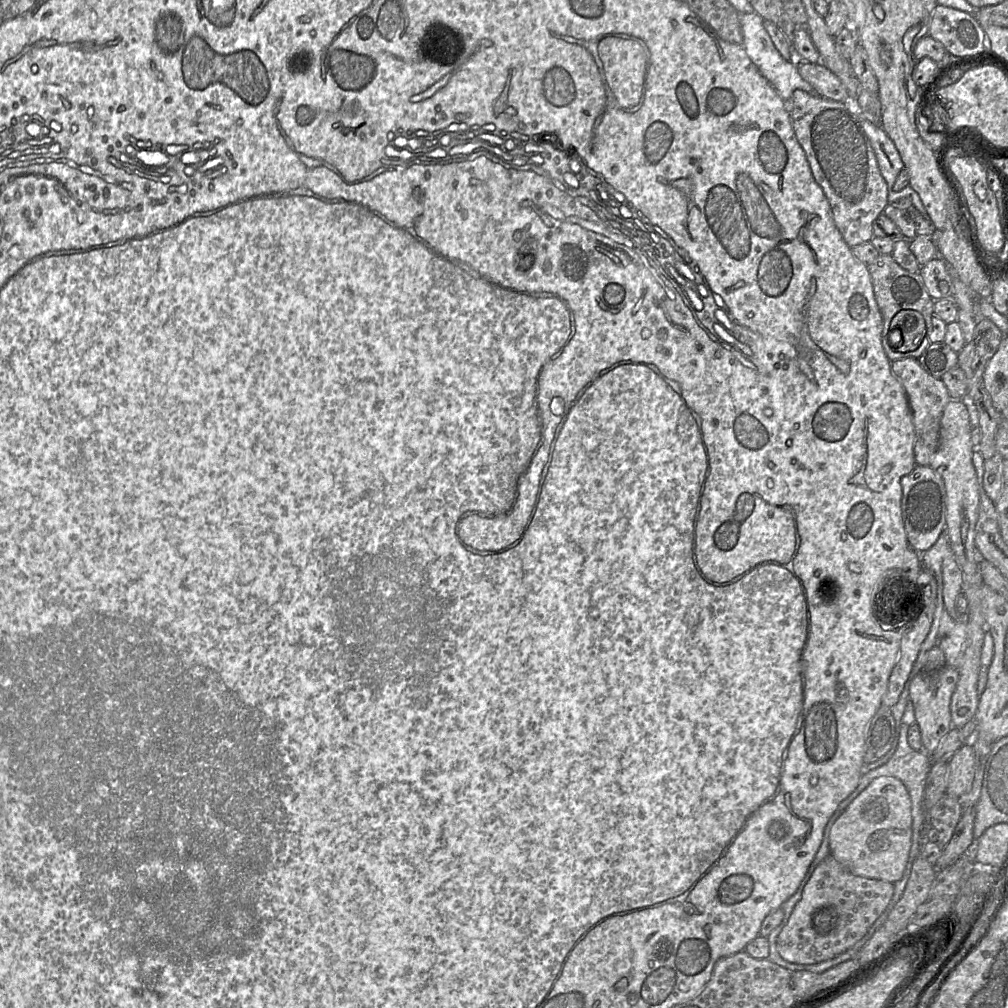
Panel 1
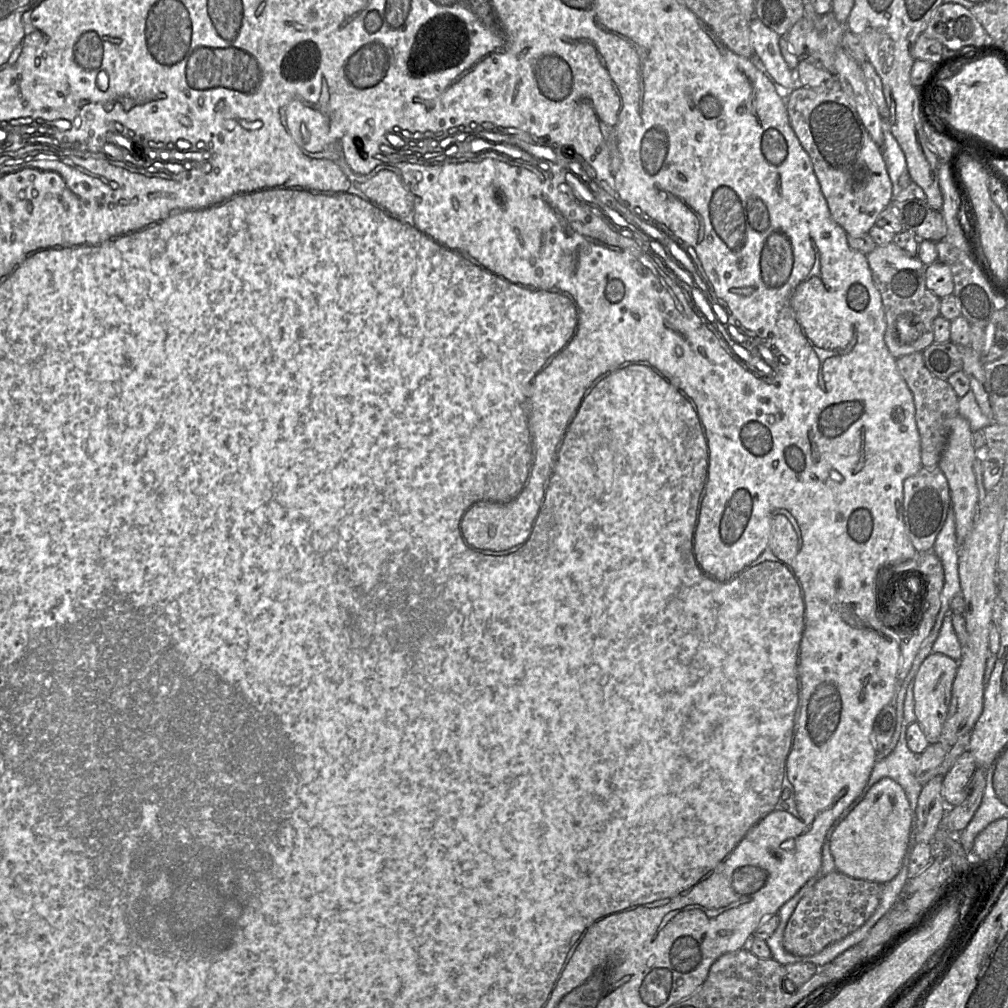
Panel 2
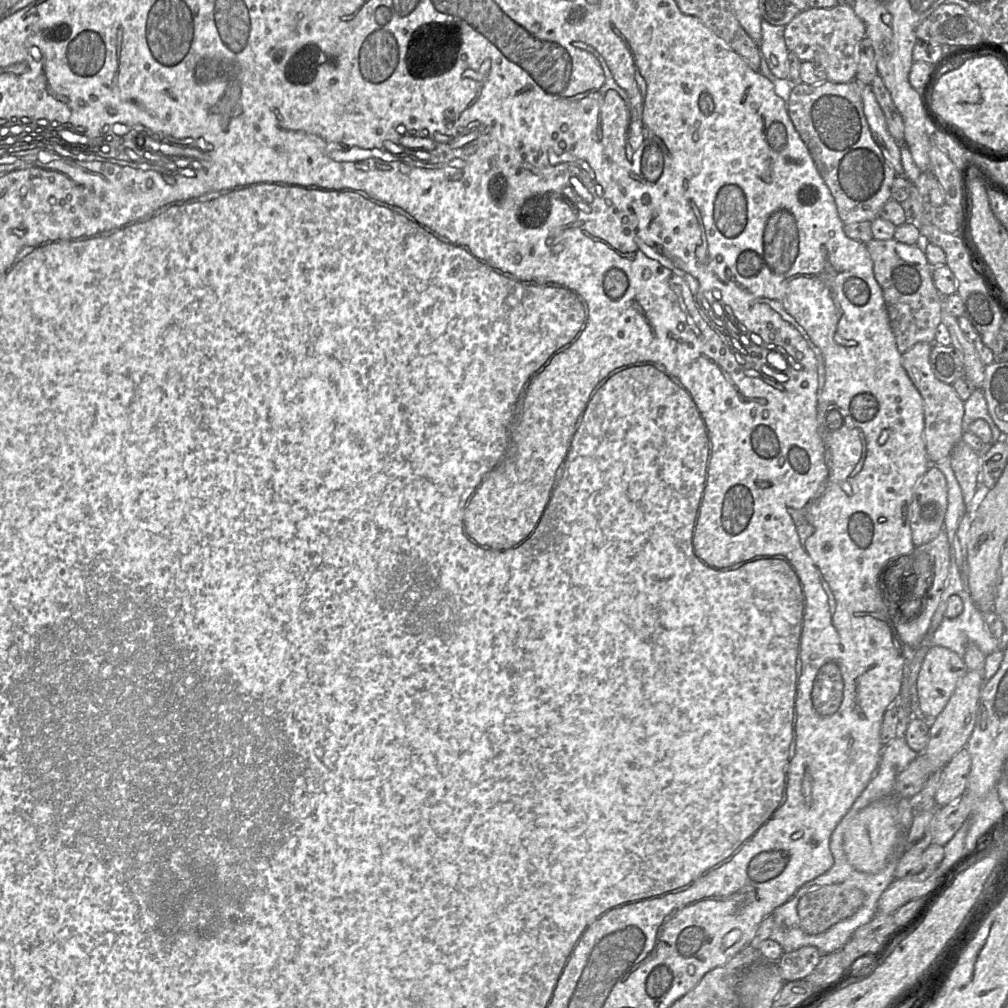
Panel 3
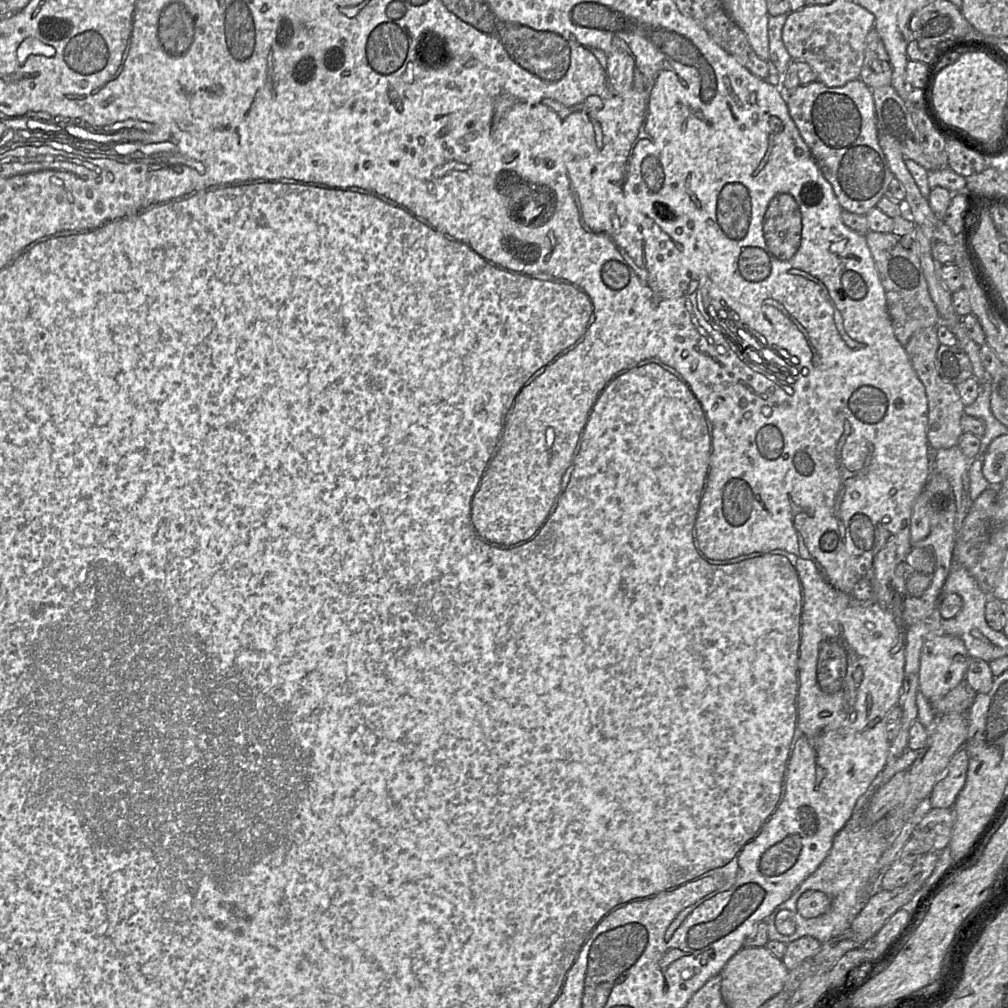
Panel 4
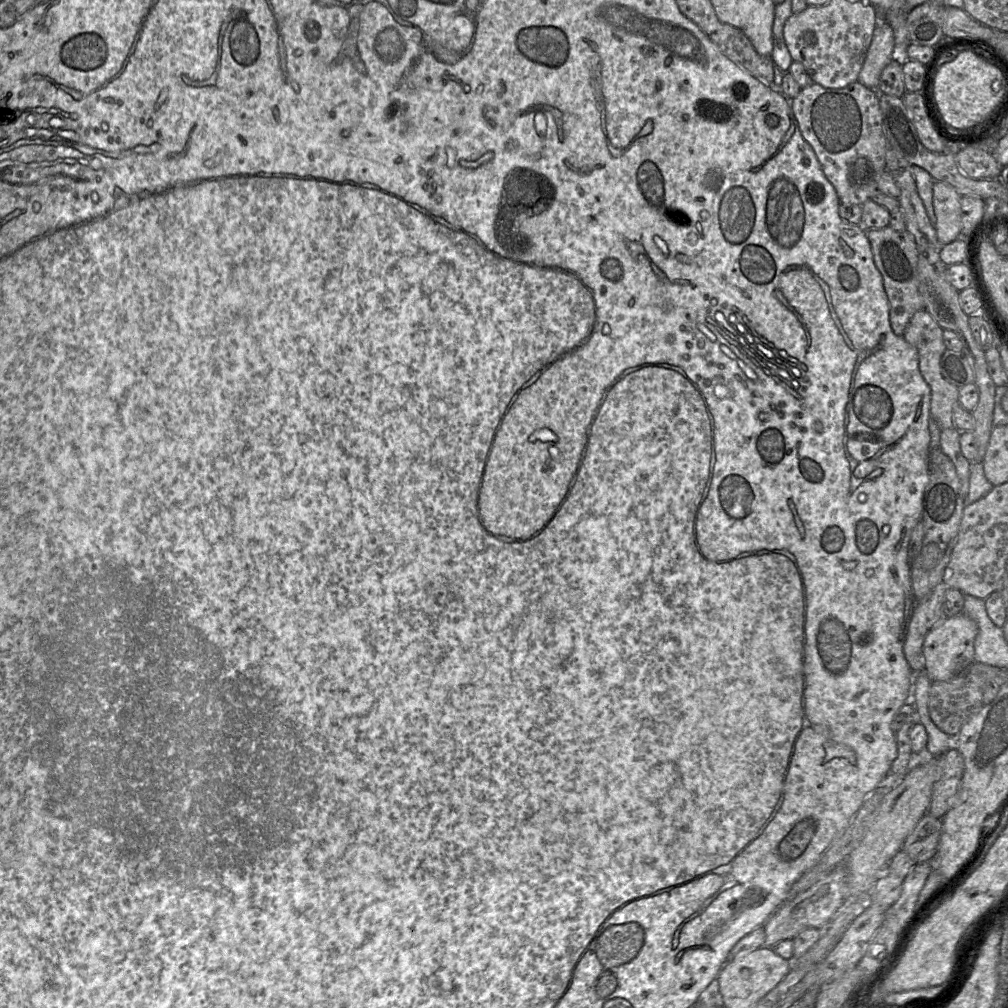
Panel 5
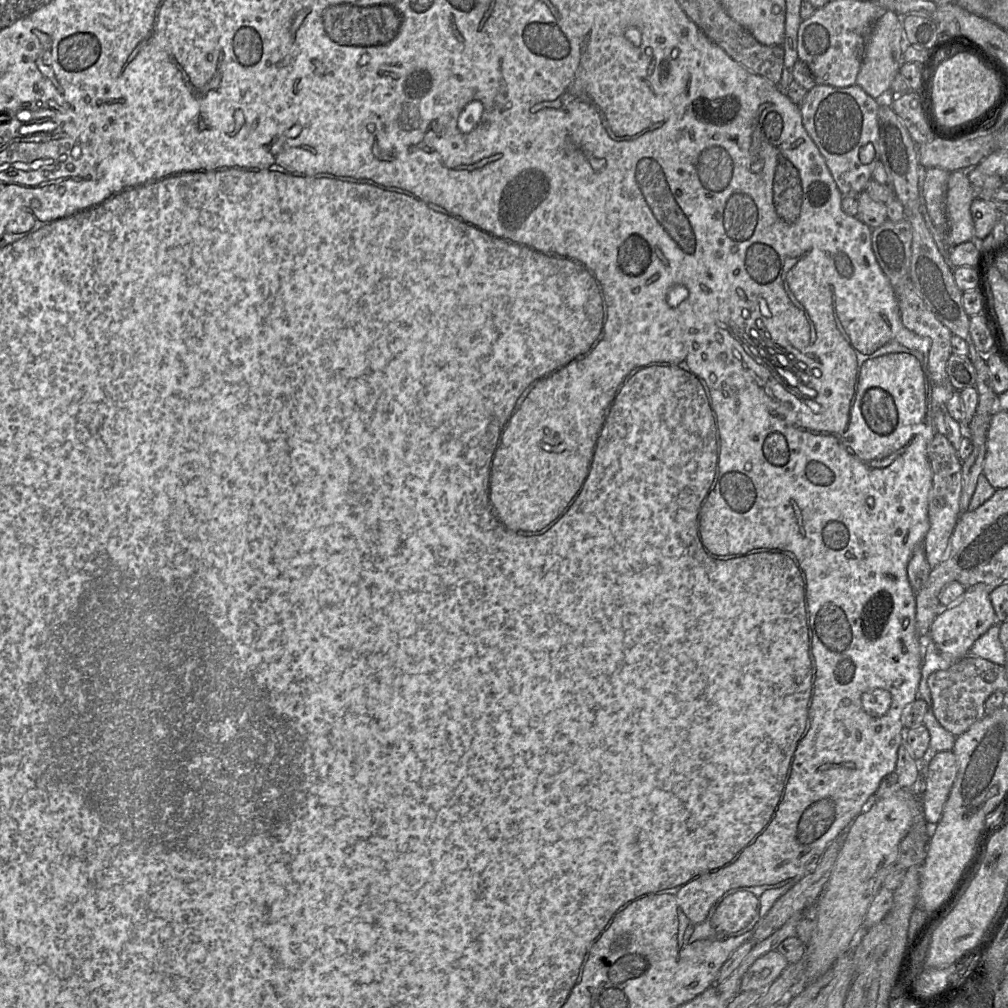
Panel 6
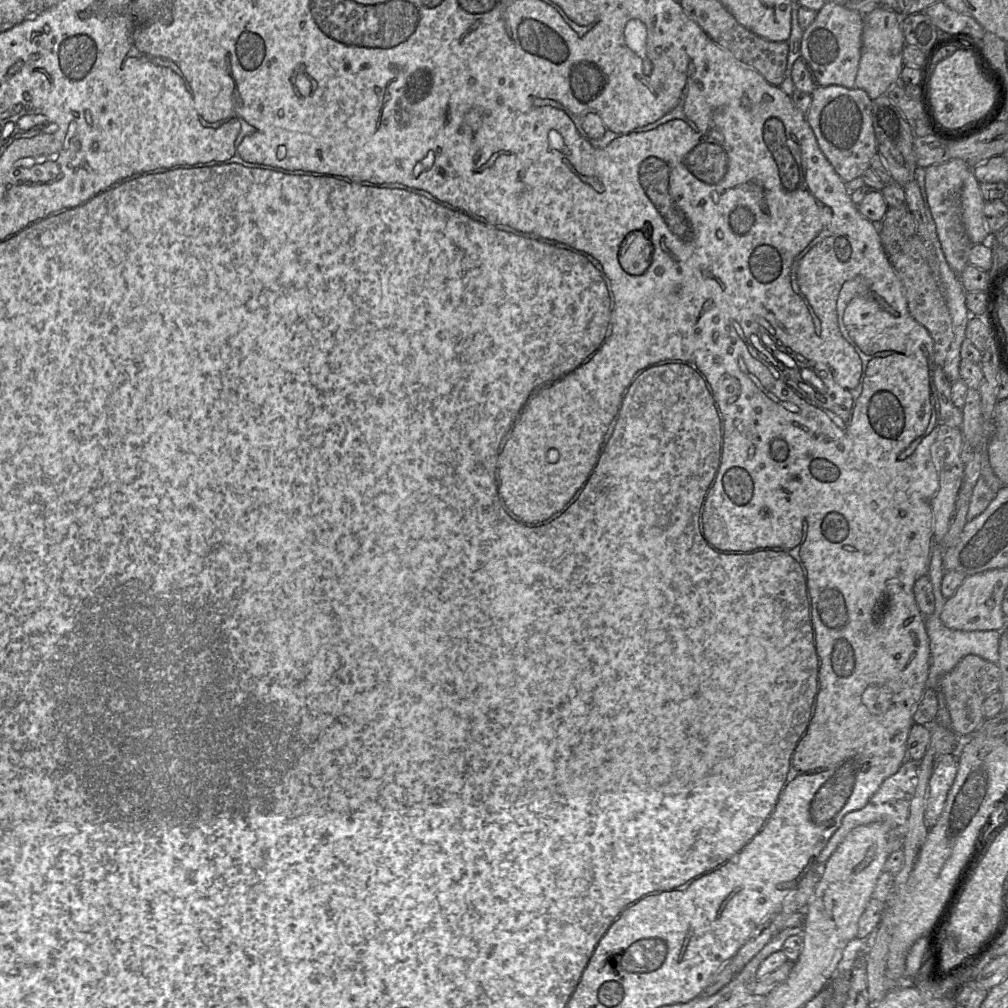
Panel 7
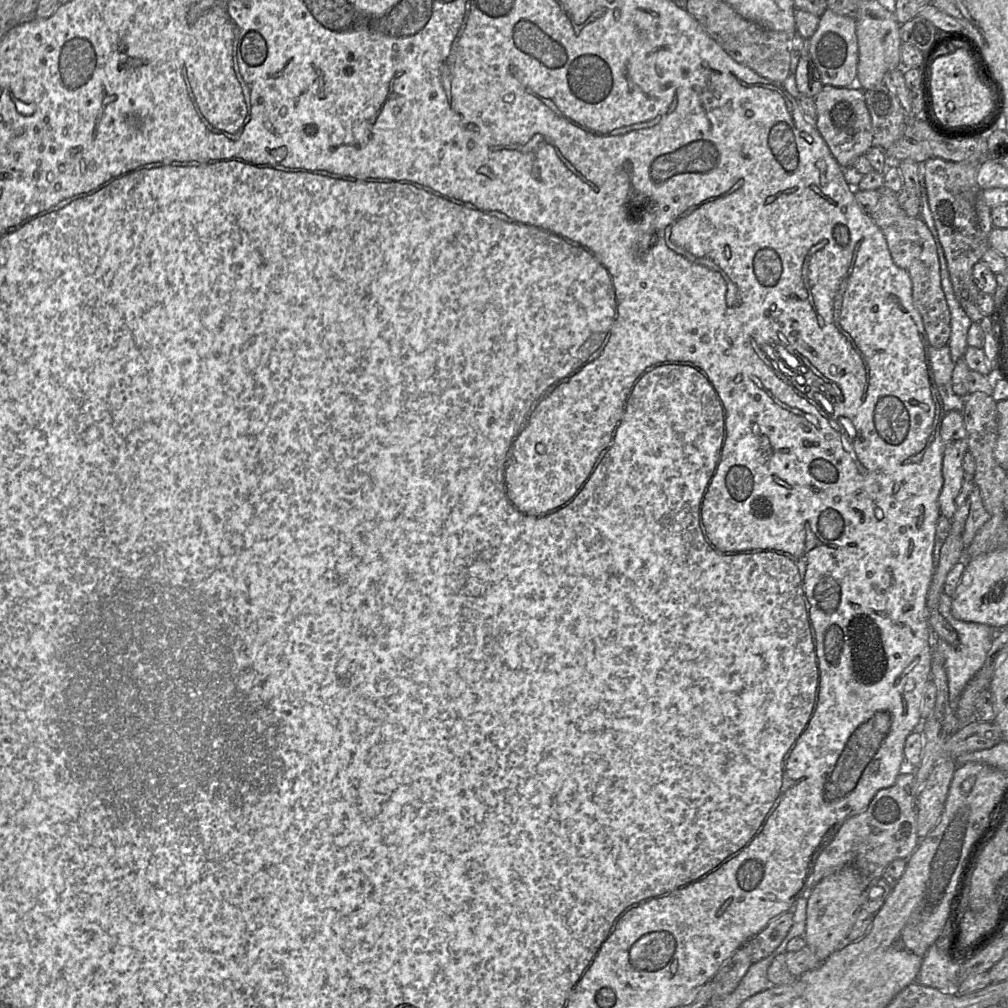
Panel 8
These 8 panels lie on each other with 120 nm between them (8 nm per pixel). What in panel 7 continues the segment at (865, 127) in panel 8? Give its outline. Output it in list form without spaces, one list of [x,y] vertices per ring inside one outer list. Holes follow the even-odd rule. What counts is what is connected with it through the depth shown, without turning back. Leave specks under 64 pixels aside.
[[[839,85],[818,86],[811,96],[812,101],[806,119],[820,150],[844,182],[862,176],[877,153],[871,116],[872,100],[861,89],[847,89]]]

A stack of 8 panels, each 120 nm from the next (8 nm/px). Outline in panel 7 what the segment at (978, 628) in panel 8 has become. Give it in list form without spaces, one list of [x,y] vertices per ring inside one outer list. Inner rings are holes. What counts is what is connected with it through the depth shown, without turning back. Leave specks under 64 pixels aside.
[[[934,613],[925,617],[926,632],[930,641],[930,666],[926,687],[936,691],[938,699],[938,710],[935,722],[939,725],[951,728],[951,718],[946,705],[945,697],[939,689],[939,679],[950,672],[957,663],[965,656],[973,654],[993,663],[999,661],[1000,631],[960,631],[947,628],[940,619],[941,613]]]

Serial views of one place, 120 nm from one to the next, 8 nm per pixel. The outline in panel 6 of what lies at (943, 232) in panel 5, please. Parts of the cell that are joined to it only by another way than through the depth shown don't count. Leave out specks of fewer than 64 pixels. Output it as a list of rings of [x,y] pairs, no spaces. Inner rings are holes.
[[[966,170],[950,172],[946,192],[946,216],[948,232],[945,243],[949,248],[970,241],[974,237],[974,225],[970,206],[975,199],[974,187]]]

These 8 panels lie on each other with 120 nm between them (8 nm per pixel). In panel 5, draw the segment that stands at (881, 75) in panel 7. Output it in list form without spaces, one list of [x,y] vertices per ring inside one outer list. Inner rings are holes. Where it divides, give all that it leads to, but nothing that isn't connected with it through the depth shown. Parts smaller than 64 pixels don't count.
[[[880,21],[876,26],[870,47],[858,76],[858,82],[870,89],[877,89],[883,69],[892,61],[895,46],[891,26]]]

